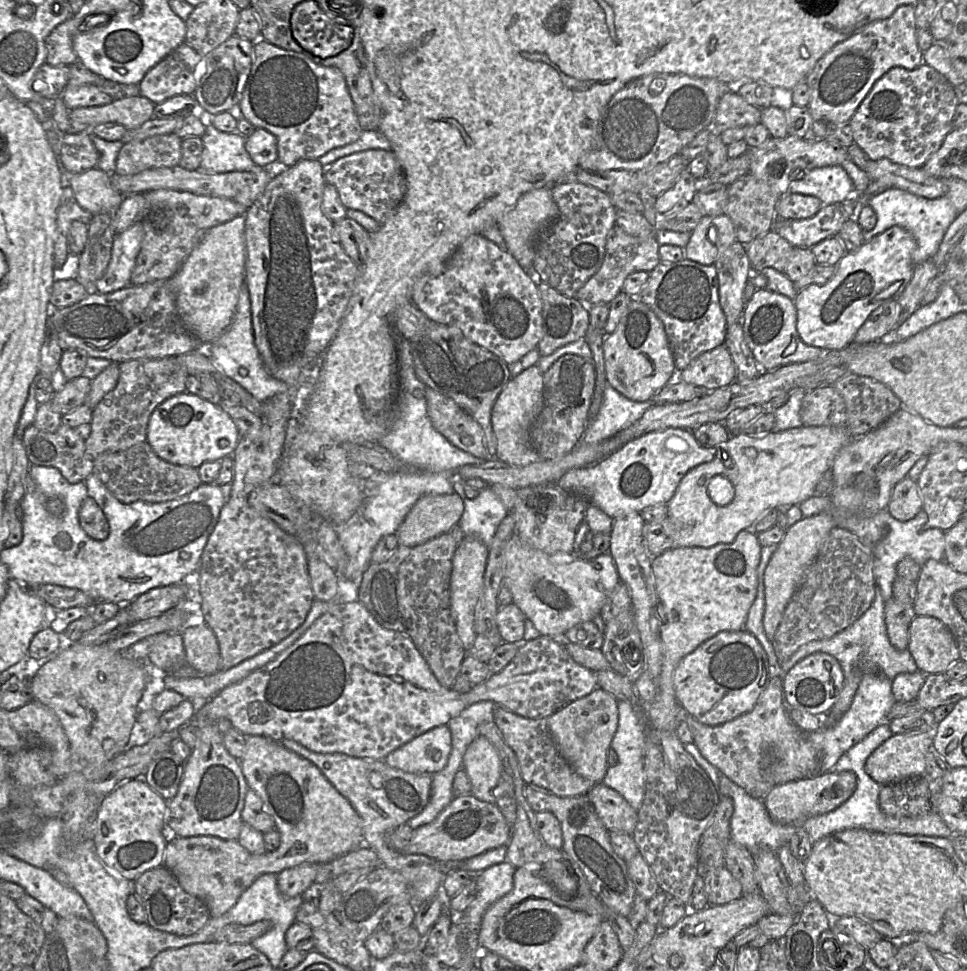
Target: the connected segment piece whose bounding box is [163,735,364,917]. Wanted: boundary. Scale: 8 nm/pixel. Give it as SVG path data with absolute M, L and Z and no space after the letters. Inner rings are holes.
M249 735L246 736L245 751L240 763L248 787L261 798L264 810L274 819L275 830L280 834L279 847L261 855L253 855L237 840L224 840L208 835L192 837L170 835L164 851L163 865L173 873L187 893L198 897L206 904L210 917L219 917L229 911L242 893L262 874L278 874L304 862L325 864L364 845L360 816L311 761L287 749L280 741Z

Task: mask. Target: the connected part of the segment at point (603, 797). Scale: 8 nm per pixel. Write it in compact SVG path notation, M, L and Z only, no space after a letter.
M597 783L586 795L610 832L632 835L638 821L637 811L617 791Z

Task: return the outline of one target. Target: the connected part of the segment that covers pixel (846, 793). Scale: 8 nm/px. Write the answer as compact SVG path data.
M829 771L777 785L763 799L763 803L773 822L798 824L807 818L828 813L839 807L854 793L856 785L857 777L854 772Z

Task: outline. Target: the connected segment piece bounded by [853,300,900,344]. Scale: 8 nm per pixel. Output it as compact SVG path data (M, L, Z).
M898 300L882 304L871 312L853 338L856 344L866 344L881 340L896 328L900 316Z

